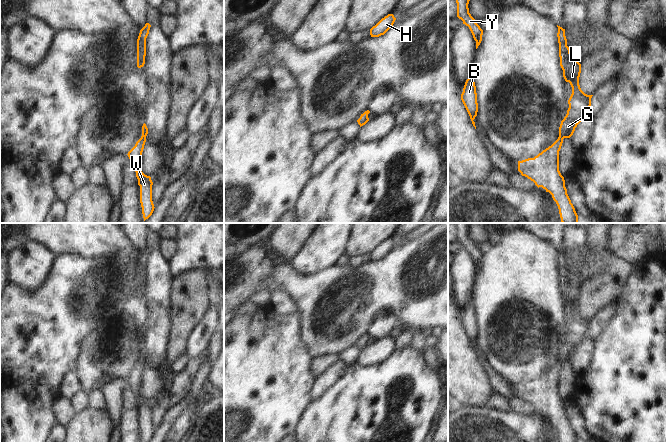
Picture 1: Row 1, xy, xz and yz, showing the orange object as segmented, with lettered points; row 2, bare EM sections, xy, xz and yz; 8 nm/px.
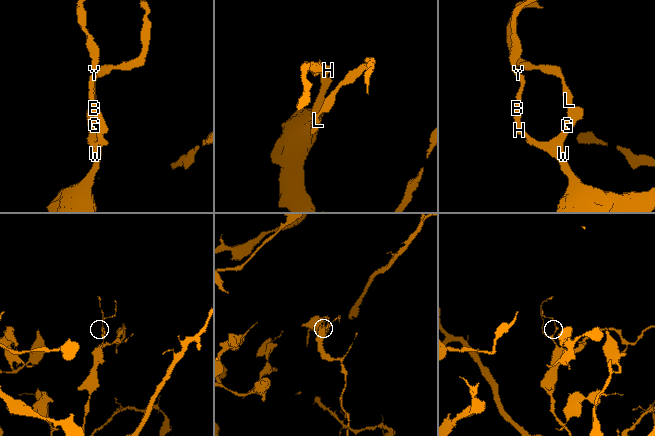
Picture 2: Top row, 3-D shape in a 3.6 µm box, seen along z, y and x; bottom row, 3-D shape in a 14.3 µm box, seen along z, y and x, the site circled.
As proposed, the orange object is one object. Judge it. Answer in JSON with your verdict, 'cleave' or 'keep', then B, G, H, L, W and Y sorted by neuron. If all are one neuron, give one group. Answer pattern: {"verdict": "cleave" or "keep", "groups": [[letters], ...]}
{"verdict": "keep", "groups": [["B", "G", "H", "L", "W", "Y"]]}

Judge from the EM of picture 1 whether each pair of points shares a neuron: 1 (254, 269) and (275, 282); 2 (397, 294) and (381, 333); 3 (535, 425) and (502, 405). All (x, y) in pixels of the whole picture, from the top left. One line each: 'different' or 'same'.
1: different
2: different
3: different

